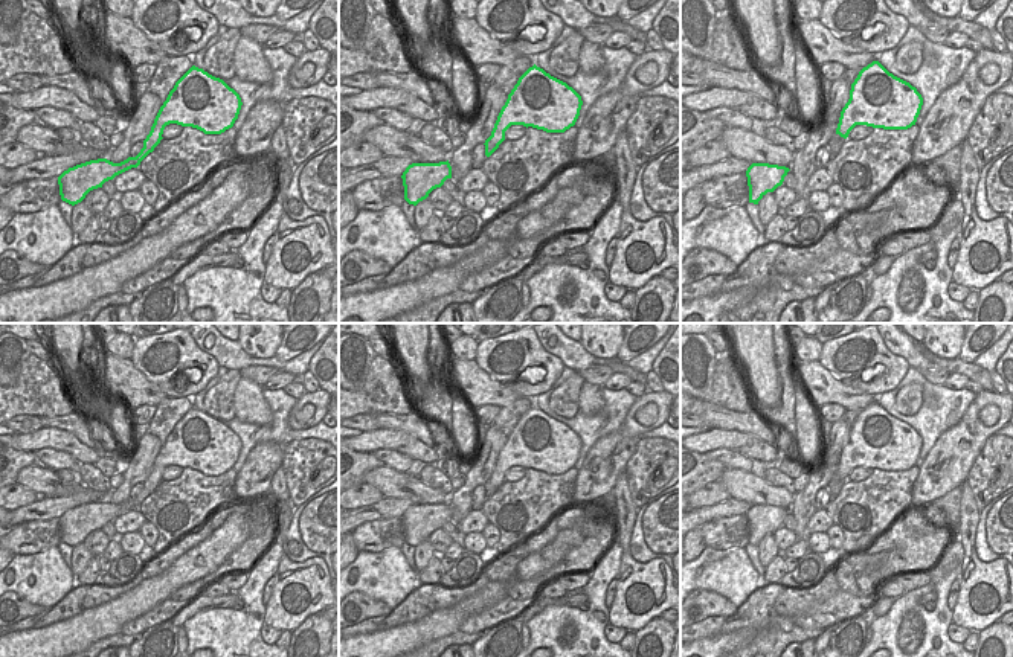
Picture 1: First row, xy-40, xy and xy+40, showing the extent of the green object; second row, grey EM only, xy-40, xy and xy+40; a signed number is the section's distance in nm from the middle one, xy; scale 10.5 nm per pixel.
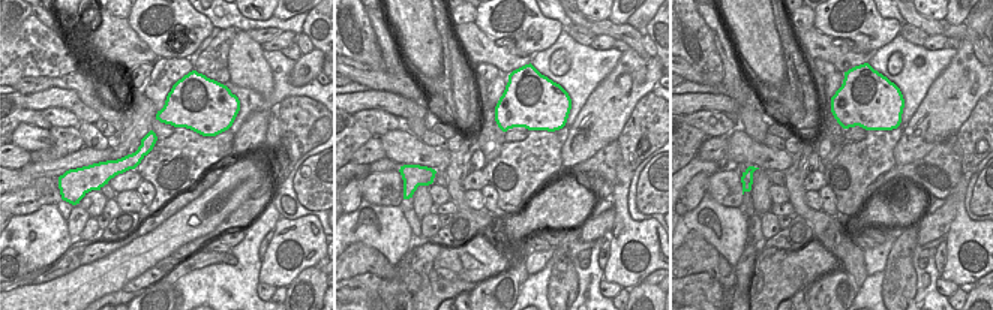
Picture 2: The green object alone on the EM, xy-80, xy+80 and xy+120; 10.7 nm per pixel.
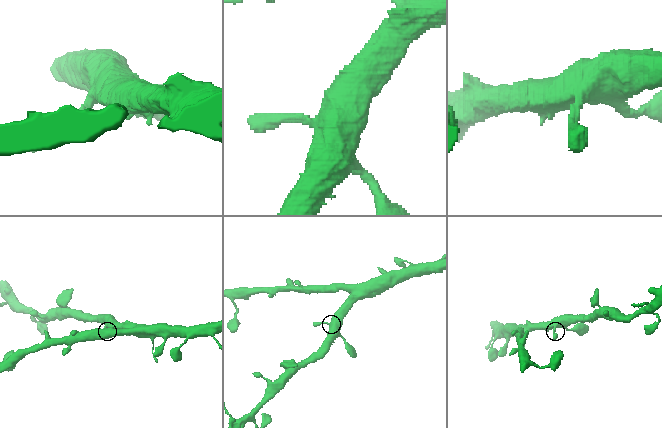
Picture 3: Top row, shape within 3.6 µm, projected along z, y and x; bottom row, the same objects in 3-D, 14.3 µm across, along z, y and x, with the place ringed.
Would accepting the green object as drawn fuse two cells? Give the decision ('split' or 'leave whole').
leave whole

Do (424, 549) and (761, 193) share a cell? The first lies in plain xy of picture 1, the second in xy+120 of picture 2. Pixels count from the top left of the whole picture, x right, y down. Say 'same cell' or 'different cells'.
same cell

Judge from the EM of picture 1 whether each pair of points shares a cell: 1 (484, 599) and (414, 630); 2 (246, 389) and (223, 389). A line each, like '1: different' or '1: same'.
1: same
2: different

